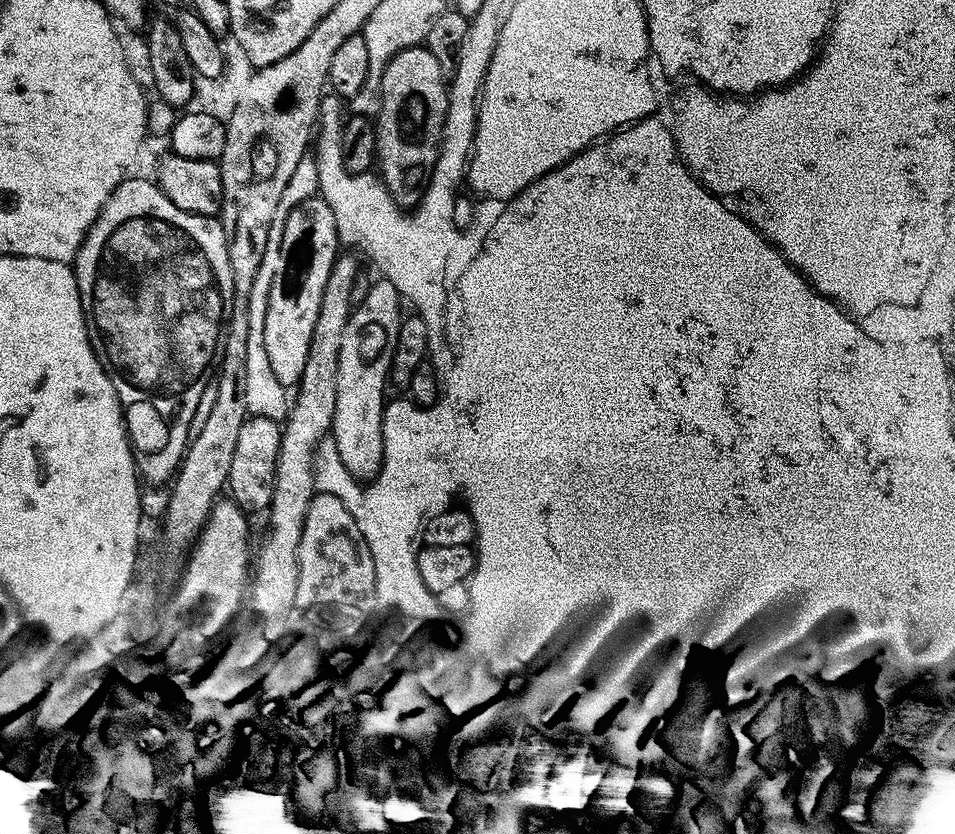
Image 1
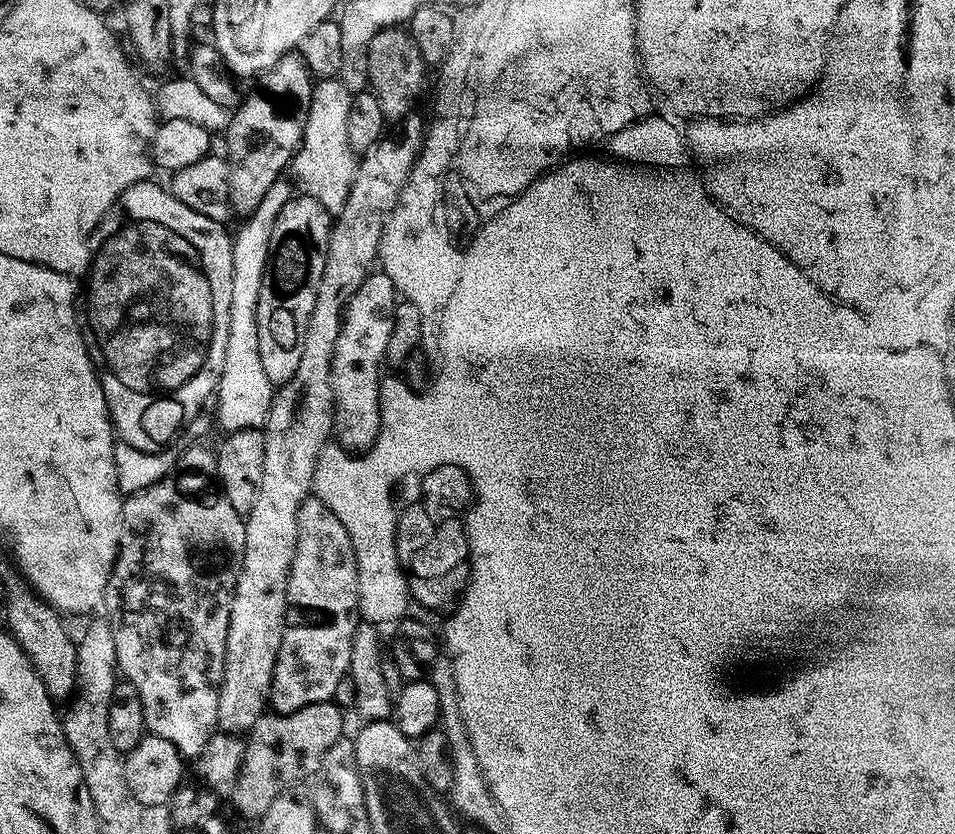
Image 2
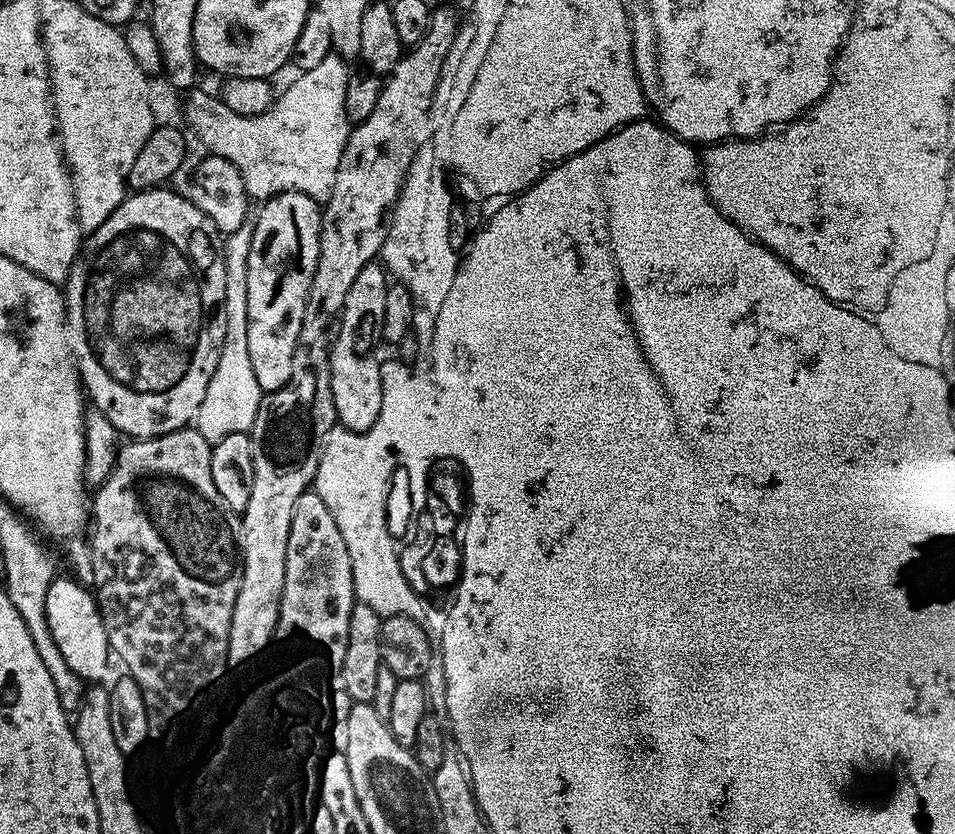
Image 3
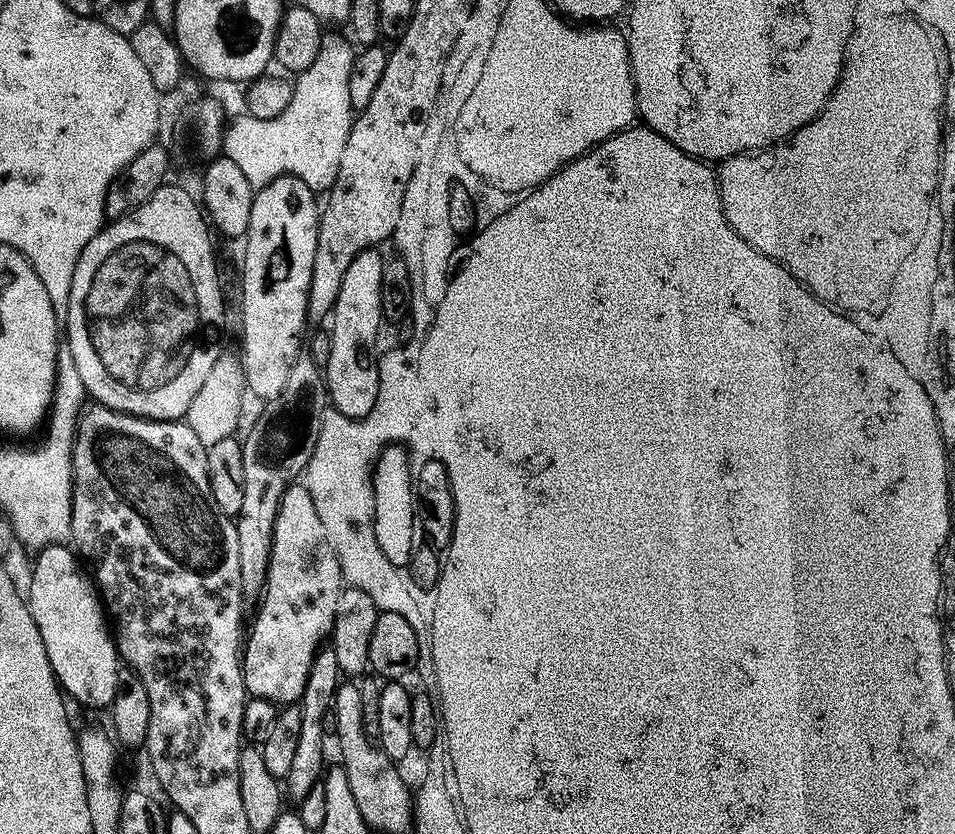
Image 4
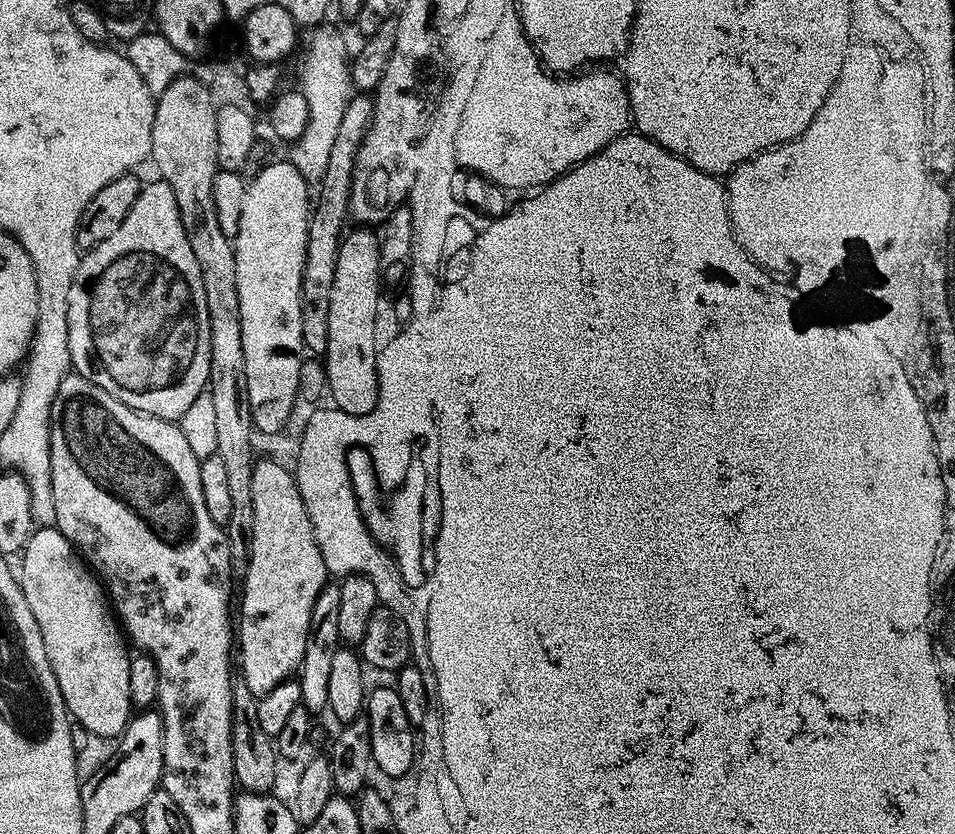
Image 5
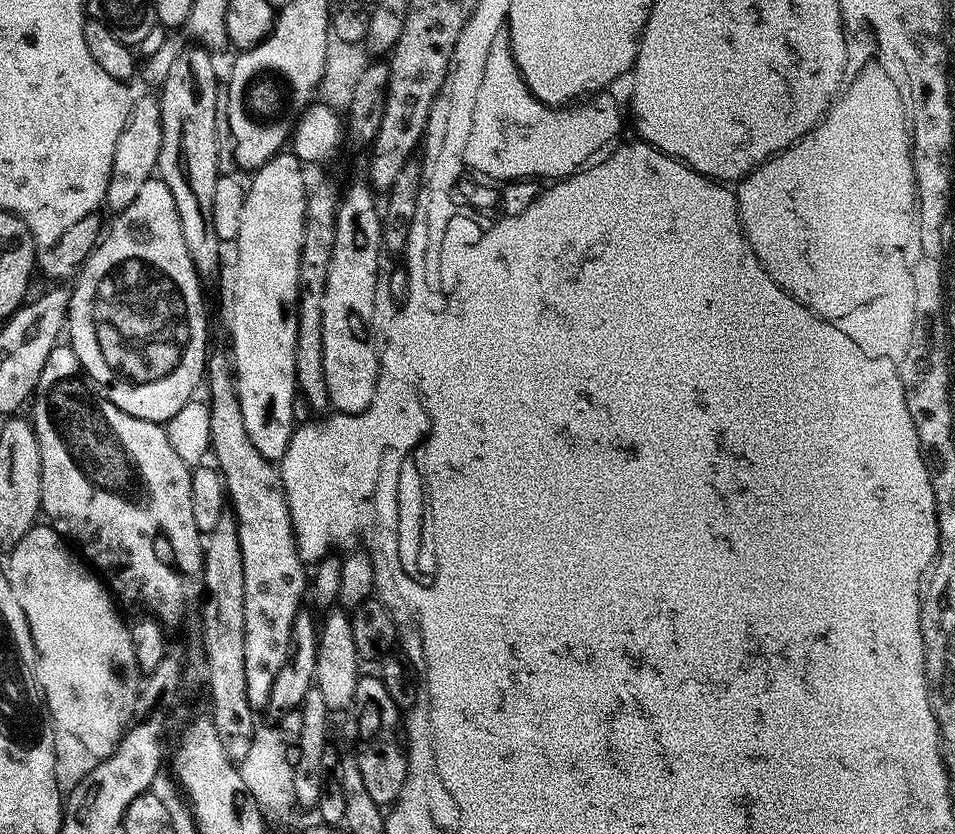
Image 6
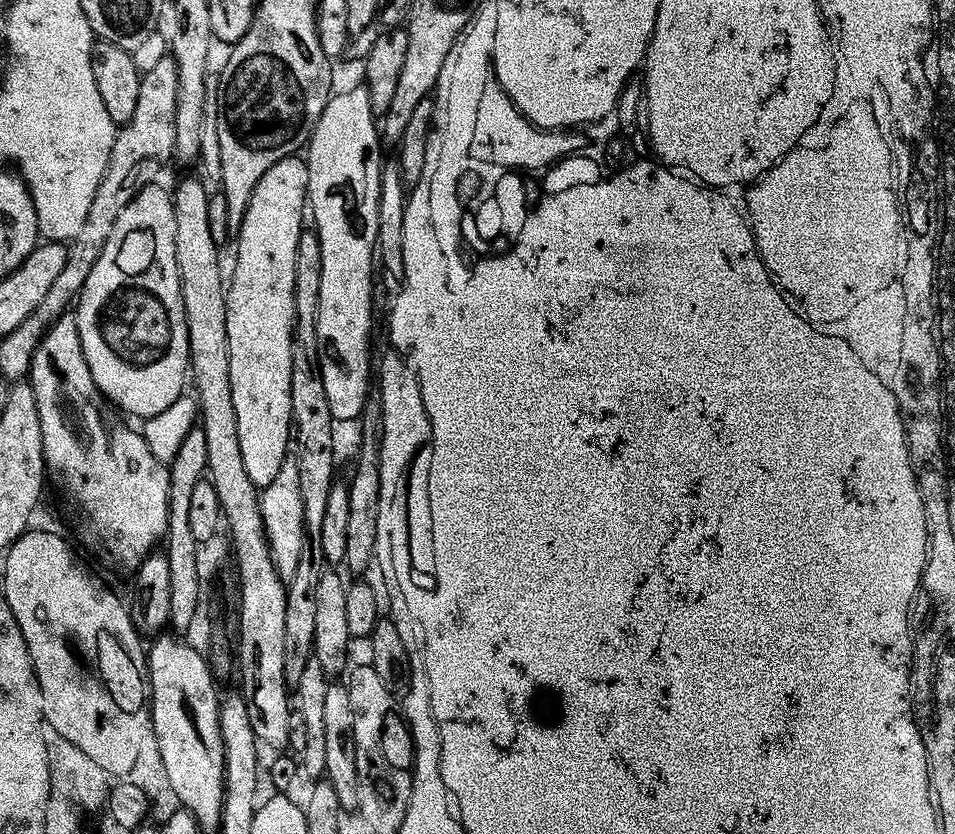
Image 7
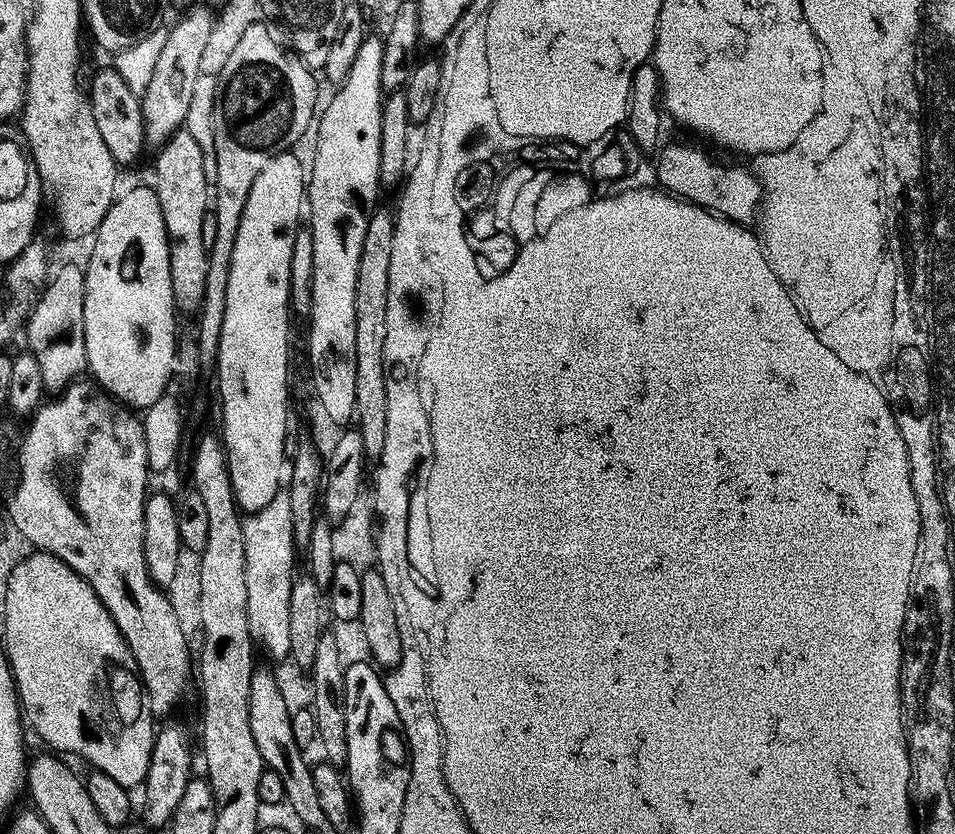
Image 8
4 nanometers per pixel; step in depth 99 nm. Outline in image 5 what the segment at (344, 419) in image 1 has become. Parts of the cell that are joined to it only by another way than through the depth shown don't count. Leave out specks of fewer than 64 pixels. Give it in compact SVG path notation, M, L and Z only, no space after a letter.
M356 230L360 232L349 231L344 237L344 242L340 246L338 254L338 274L334 274L334 294L330 297L330 342L328 343L328 355L326 363L328 363L328 388L332 391L331 403L335 405L339 411L344 412L347 416L365 416L370 414L378 406L378 398L380 397L380 375L378 374L378 351L374 342L374 324L377 317L378 302L382 299L382 281L380 279L380 236L372 233L372 230Z

